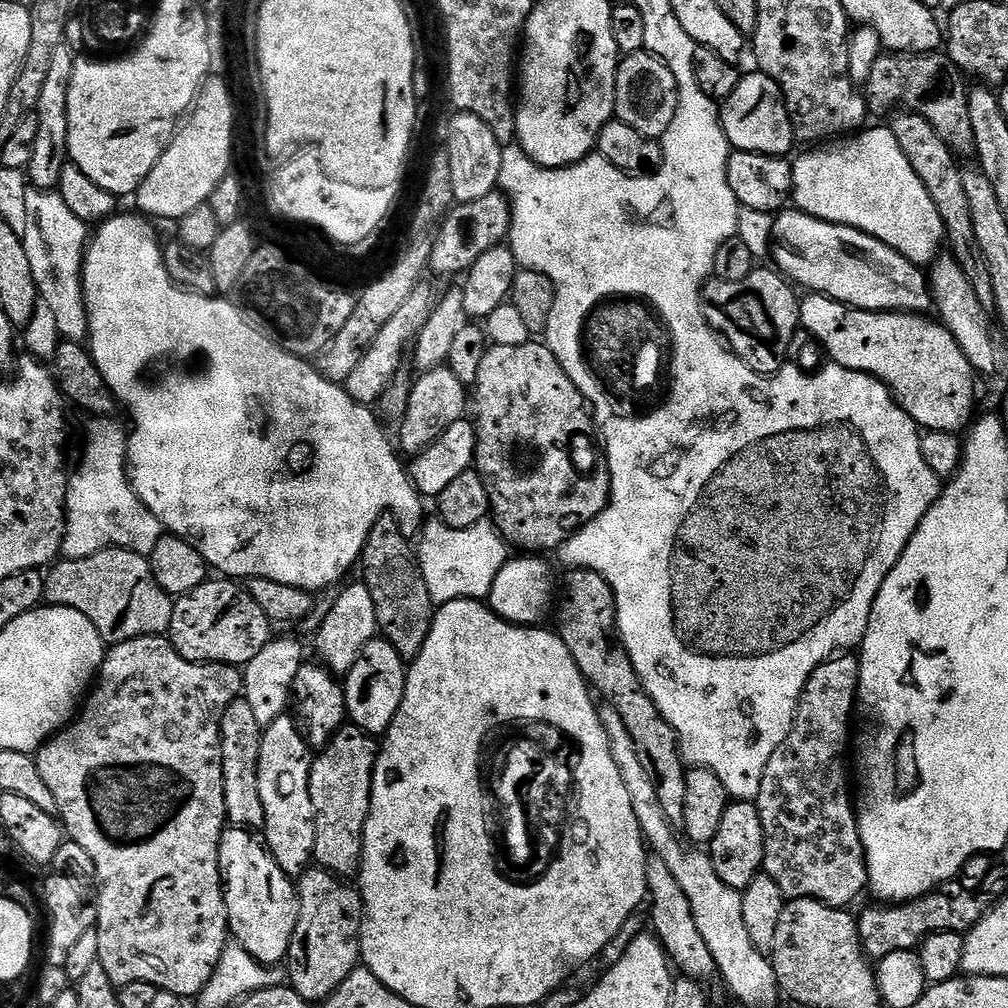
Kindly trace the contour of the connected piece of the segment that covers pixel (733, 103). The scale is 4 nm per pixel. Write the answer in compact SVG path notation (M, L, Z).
M752 70L752 73L741 75L734 94L719 105L720 125L729 145L738 152L753 152L767 156L787 157L792 144L797 143L792 133L792 123L788 107L784 101L784 92L766 73Z

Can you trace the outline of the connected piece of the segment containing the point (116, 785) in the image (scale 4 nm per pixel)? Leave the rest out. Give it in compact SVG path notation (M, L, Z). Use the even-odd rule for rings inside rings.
M143 636L142 638L134 638L127 640L121 644L109 647L107 649L104 661L100 667L99 673L94 681L94 687L87 693L86 703L83 705L82 711L65 727L63 730L56 733L51 740L47 741L35 753L34 759L38 766L38 774L42 778L42 782L46 782L46 786L50 789L50 794L54 794L54 802L56 803L56 816L58 817L67 839L78 846L82 846L90 858L93 859L96 867L95 879L100 882L100 892L96 896L96 933L98 934L98 958L102 970L106 970L106 975L110 977L110 985L119 986L129 984L130 982L150 982L157 986L172 986L172 983L180 976L180 988L178 992L181 997L192 998L199 997L200 991L204 989L206 984L210 982L210 978L214 974L214 970L218 966L218 962L222 958L226 945L230 940L228 931L228 911L226 910L226 902L224 901L224 881L220 878L220 839L224 833L225 827L228 824L228 815L226 814L226 794L224 793L224 779L222 778L222 750L220 749L220 723L222 722L222 714L226 710L226 706L230 706L230 702L241 699L244 690L244 678L239 667L231 664L195 664L186 658L182 658L176 652L176 647L172 641L164 636Z

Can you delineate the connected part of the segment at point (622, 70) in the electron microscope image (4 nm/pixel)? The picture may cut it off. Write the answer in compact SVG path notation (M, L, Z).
M642 51L621 59L616 75L615 119L626 122L626 126L634 126L638 134L662 138L670 122L674 122L677 106L674 74L670 74L668 67L657 56Z

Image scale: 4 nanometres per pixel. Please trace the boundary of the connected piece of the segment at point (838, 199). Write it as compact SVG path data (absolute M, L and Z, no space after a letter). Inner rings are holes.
M891 127L872 128L804 150L792 165L792 200L801 212L831 224L862 230L898 250L911 264L928 266L945 247L944 223L938 206L914 174Z

